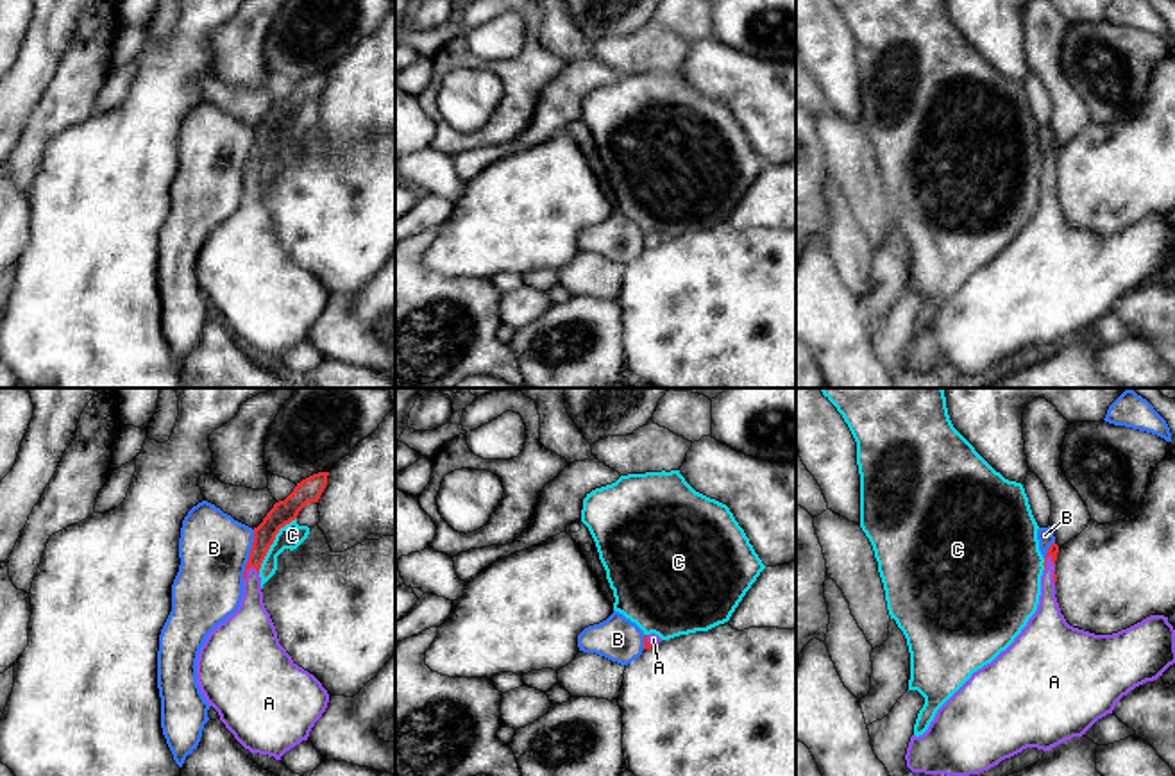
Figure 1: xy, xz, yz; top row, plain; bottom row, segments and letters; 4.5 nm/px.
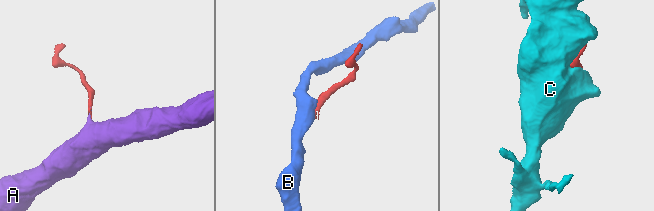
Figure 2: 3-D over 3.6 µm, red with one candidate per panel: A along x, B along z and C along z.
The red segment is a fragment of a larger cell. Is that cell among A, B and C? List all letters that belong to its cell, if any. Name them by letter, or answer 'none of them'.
A

